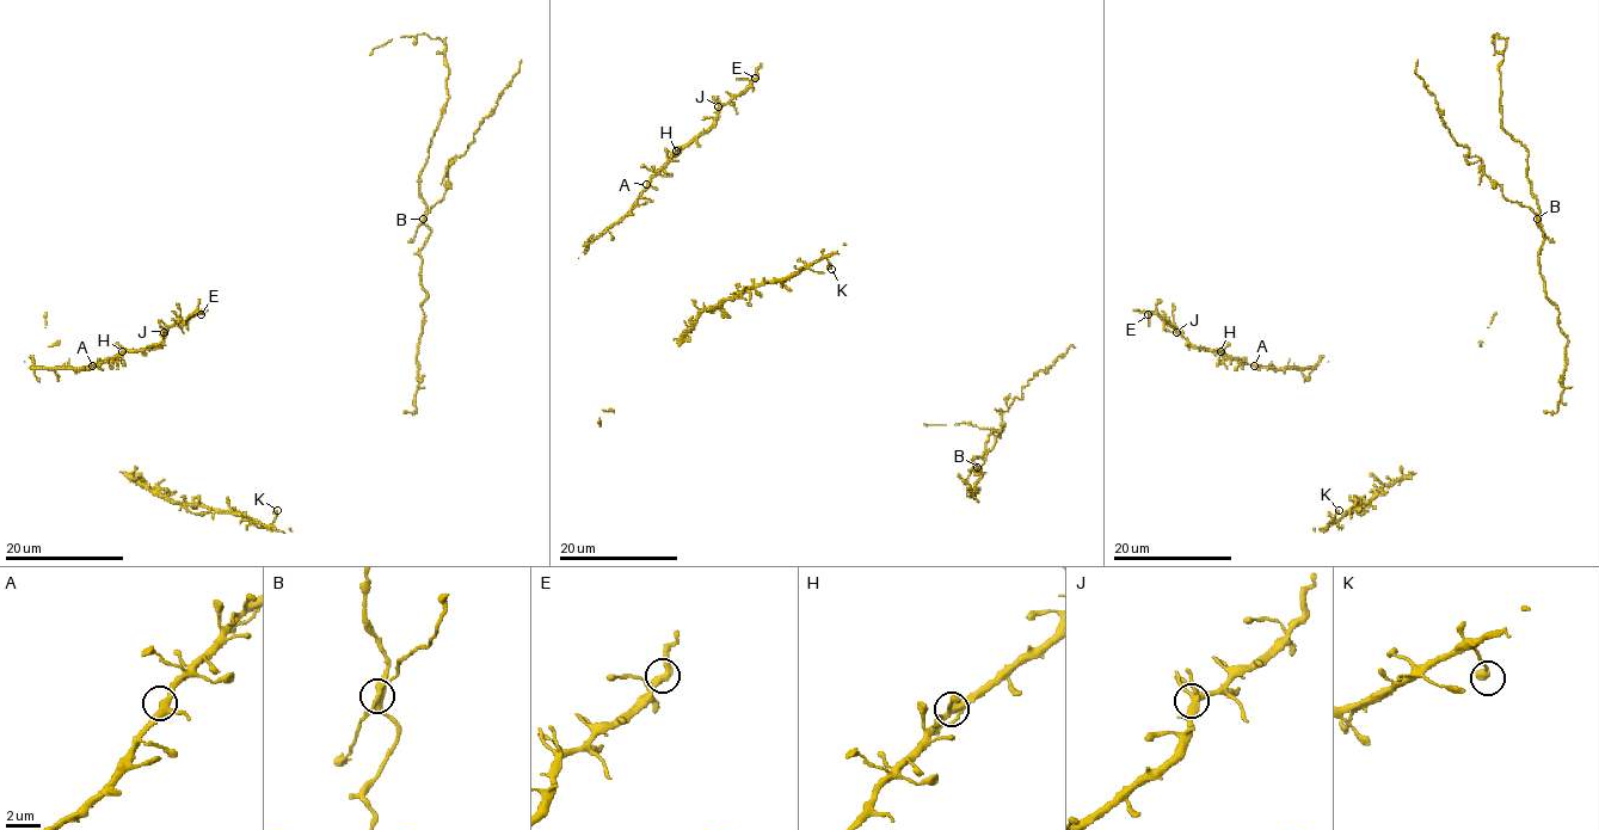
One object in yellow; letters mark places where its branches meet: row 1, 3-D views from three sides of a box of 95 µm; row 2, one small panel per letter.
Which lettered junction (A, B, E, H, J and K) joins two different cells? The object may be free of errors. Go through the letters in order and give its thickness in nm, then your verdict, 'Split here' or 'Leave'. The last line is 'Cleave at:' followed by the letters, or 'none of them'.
A: Thickness 320 nm. Leave
B: Thickness 360 nm. Split here
E: Thickness 340 nm. Leave
H: Thickness 340 nm. Leave
J: Thickness 320 nm. Leave
K: Thickness 380 nm. Leave
Cleave at: B

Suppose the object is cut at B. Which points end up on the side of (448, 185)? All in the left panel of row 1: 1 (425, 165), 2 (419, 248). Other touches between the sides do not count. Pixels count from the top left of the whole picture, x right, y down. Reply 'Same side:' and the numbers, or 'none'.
Same side: none

